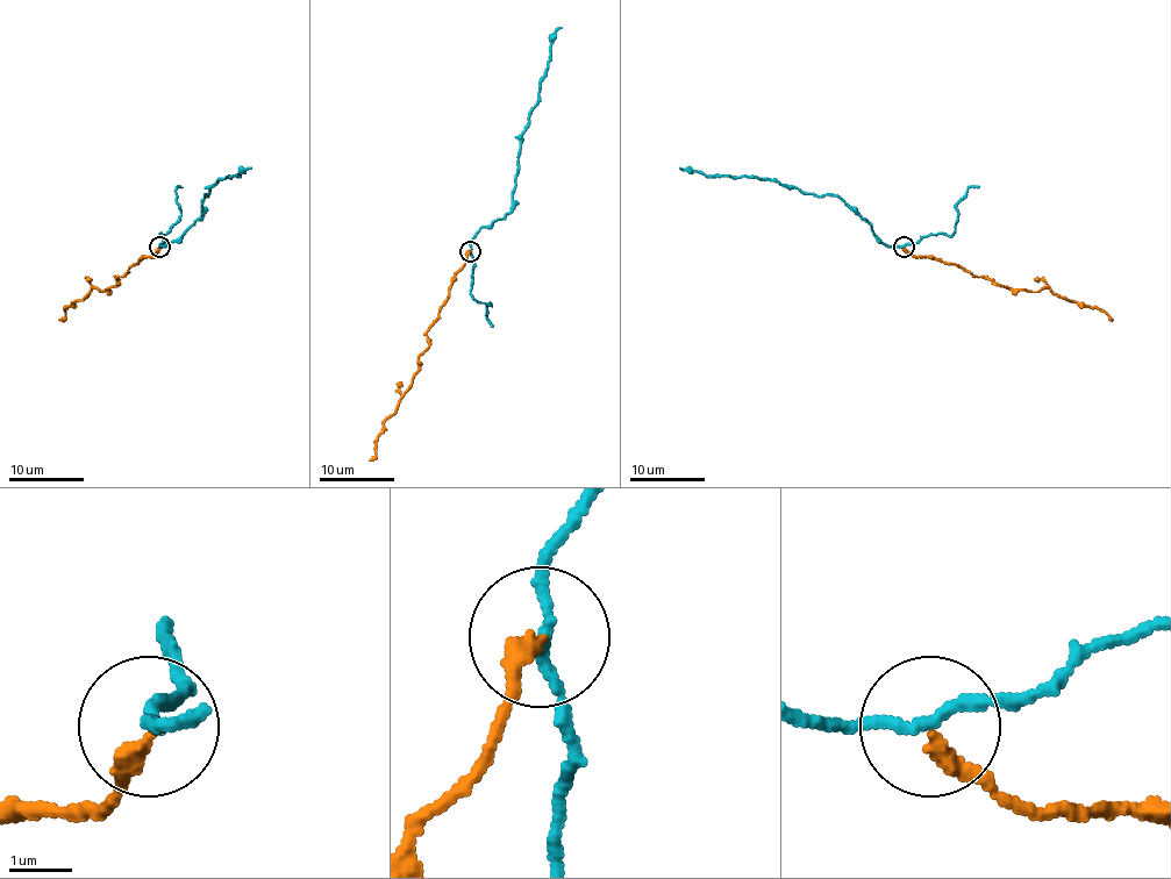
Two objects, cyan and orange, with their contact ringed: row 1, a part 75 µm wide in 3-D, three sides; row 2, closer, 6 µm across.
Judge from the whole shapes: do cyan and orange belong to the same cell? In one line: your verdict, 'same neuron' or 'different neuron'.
different neuron

